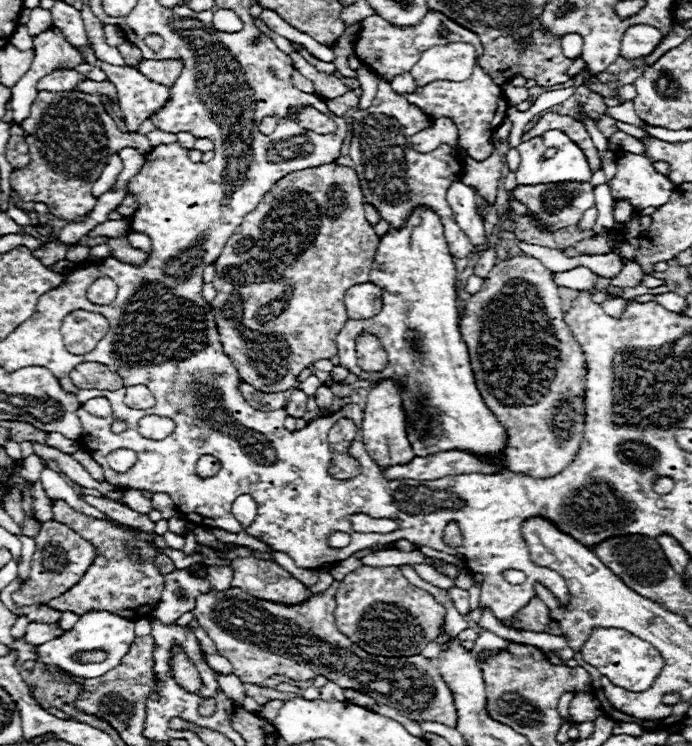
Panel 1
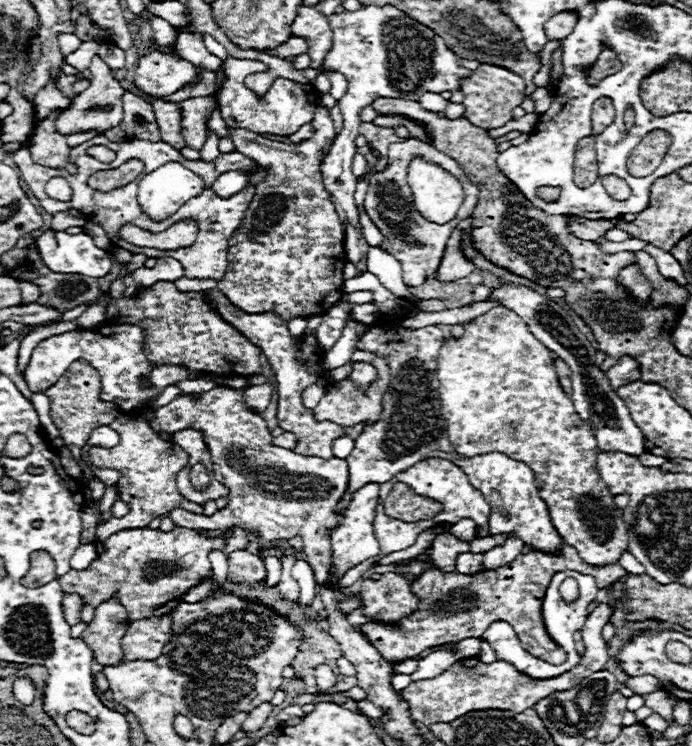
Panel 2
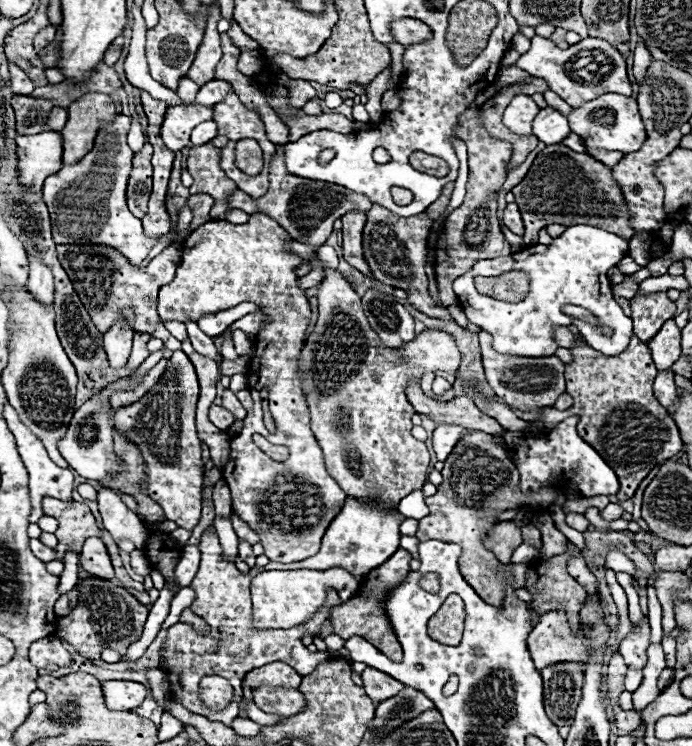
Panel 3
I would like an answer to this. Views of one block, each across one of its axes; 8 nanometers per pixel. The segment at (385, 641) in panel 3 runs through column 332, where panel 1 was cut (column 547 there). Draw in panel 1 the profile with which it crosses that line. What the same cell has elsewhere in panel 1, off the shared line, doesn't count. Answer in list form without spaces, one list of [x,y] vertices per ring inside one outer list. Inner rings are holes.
[[[534,598],[524,610],[518,612],[516,622],[524,628],[524,630],[532,630],[532,632],[544,632],[544,628],[548,628],[552,620],[550,610],[546,608],[546,604],[540,598]]]

